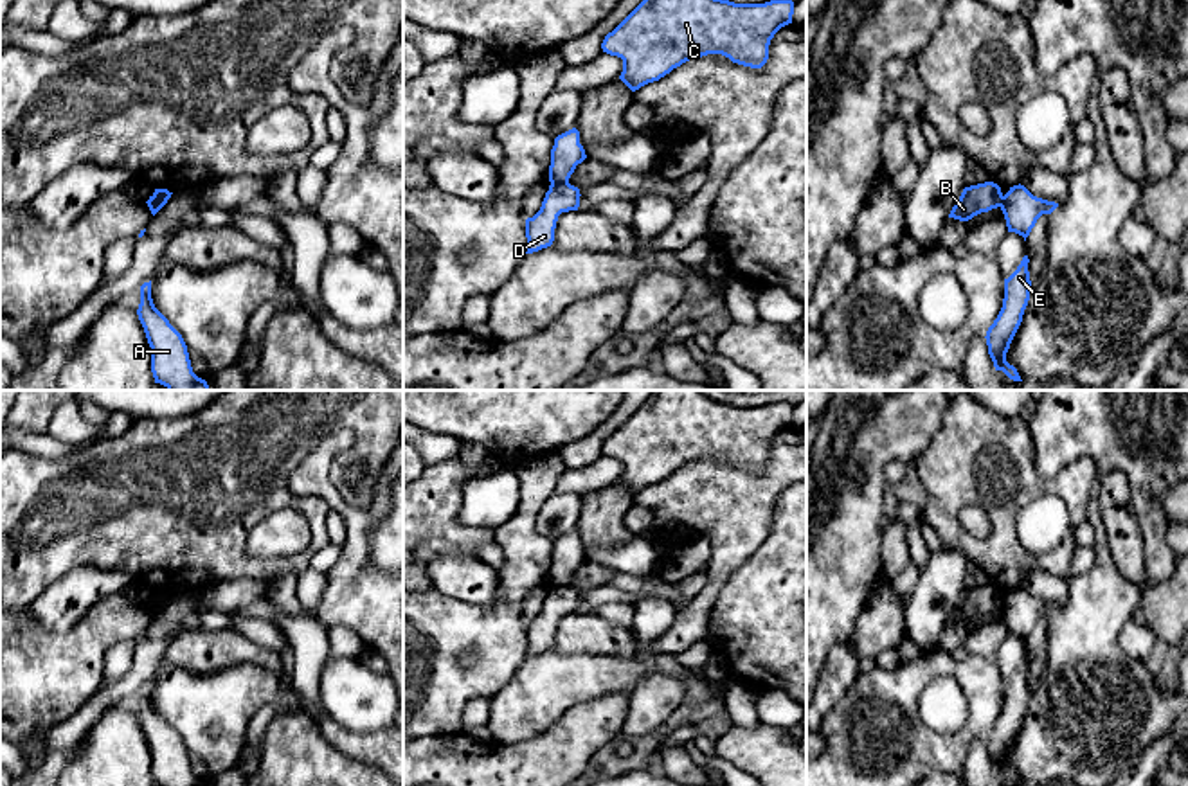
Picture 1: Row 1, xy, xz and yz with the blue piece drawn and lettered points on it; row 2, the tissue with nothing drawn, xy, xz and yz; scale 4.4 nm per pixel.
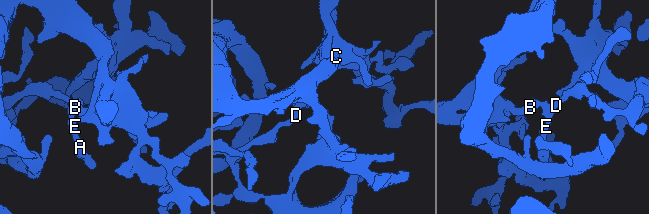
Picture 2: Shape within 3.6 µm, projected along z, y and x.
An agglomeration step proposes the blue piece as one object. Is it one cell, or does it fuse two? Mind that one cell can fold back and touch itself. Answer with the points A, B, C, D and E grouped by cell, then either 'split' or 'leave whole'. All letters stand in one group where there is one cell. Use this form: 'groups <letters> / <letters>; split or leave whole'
groups A B C D E; leave whole

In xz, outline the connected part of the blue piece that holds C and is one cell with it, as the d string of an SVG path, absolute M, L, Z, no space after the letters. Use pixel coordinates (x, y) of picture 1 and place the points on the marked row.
M643 0L605 36L601 49L623 59L619 79L635 92L707 54L761 68L770 40L792 23L792 14L792 0Z

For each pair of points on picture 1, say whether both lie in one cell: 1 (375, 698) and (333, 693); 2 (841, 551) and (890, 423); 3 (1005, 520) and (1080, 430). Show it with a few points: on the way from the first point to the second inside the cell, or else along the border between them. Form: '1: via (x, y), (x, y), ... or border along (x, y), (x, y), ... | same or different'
1: via (364, 698), (344, 693) | same
2: via (841, 518), (864, 495), (870, 482), (870, 455) | same
3: border along (1030, 436), (1035, 468), (1044, 475), (1080, 457) | different

